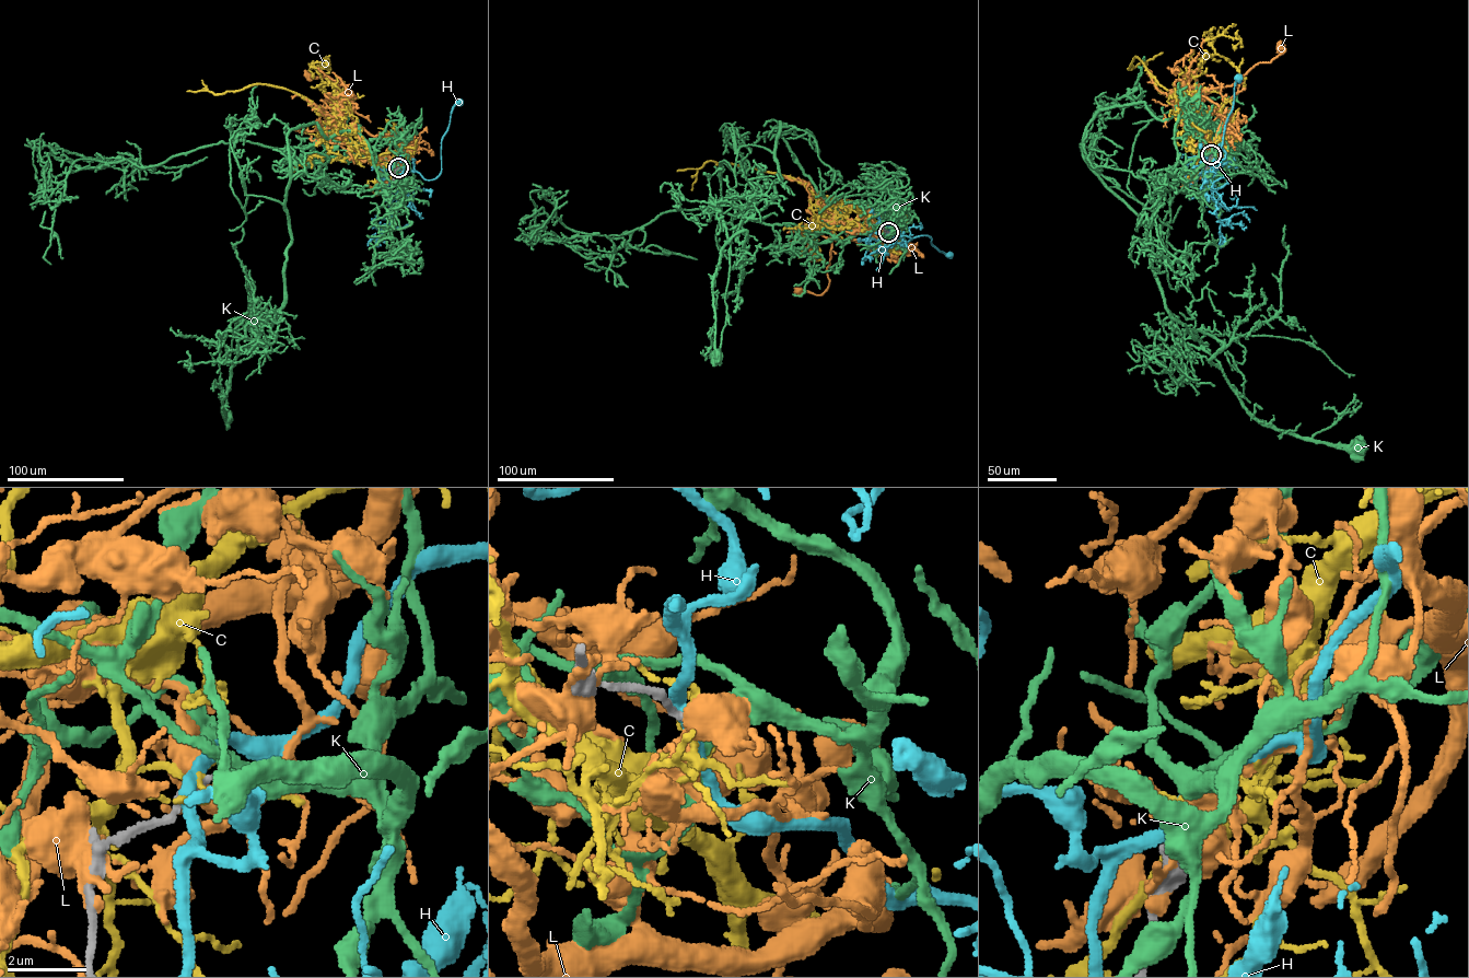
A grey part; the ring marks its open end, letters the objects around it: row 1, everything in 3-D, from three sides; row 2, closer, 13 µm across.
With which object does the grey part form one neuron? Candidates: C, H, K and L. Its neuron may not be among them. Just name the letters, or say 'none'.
K

